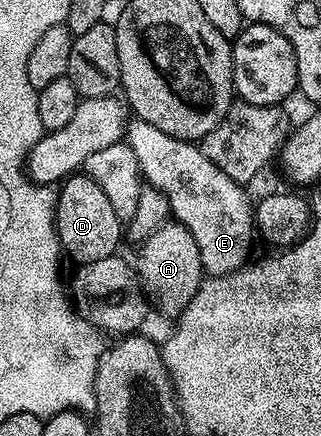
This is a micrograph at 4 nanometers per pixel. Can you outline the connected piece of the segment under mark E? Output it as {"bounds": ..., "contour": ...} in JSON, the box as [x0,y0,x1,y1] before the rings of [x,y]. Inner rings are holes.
{"bounds":[123,117,255,276],"contour":[[[136,117],[128,120],[123,135],[139,161],[144,182],[167,197],[172,218],[195,237],[202,268],[214,276],[246,266],[255,240],[255,207],[245,196],[246,188],[231,181],[219,165],[211,165],[196,142],[172,139]]]}

